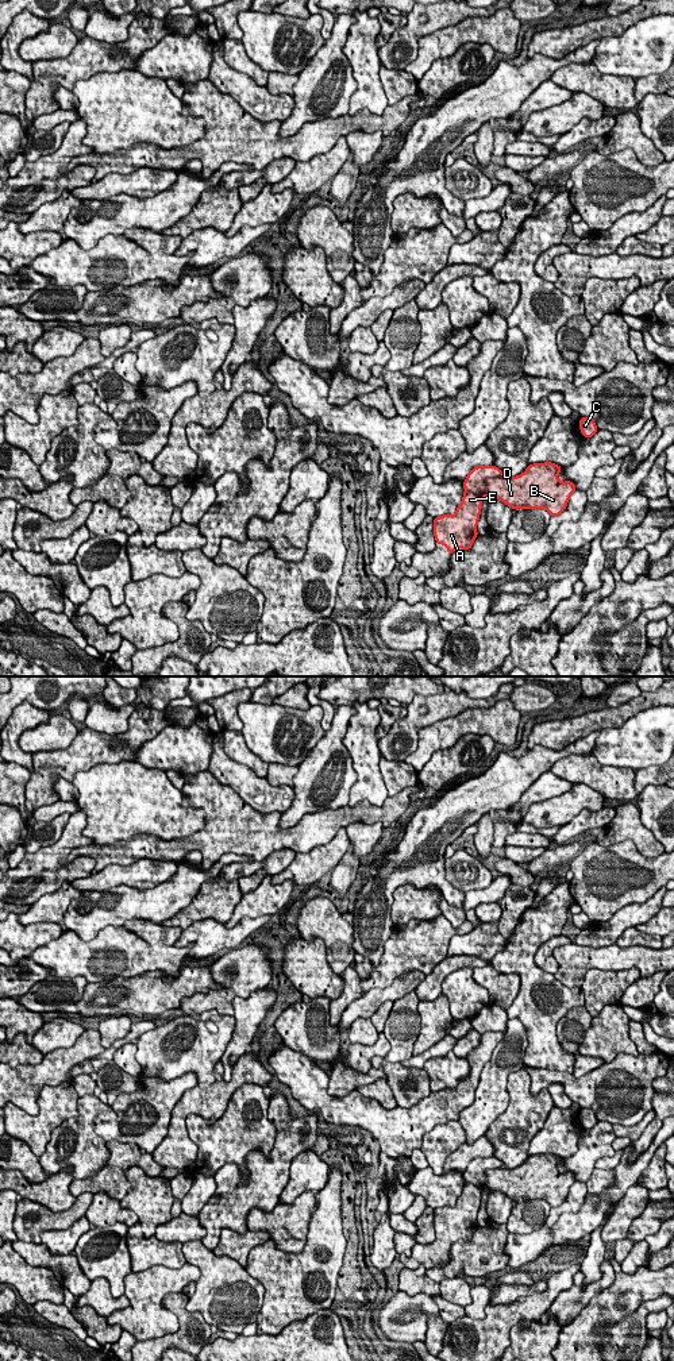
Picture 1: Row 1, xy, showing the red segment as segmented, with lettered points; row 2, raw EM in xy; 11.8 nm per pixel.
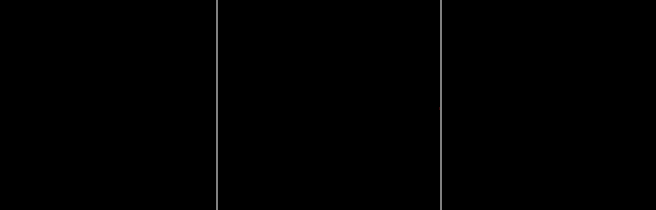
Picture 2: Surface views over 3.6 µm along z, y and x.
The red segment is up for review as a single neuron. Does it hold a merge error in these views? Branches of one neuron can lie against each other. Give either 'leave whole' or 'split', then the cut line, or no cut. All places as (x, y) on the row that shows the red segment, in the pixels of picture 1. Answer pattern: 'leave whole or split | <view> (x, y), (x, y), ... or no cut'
split | xy (503, 474), (485, 481), (482, 496), (465, 490)

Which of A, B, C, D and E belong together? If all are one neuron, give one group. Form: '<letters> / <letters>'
A B D E / C

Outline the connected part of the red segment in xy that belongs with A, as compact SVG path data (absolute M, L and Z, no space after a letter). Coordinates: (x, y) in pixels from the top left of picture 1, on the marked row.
M471 491L463 493L462 502L454 516L443 514L434 518L436 544L443 544L451 555L458 548L470 550L478 536L477 524L482 498Z

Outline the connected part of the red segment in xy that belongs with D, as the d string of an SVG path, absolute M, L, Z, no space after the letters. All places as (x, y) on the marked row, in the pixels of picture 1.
M551 462L528 464L527 470L513 478L501 475L485 479L485 496L502 501L512 509L546 509L551 517L559 516L567 506L570 496L577 490L571 481L561 482L562 466Z

